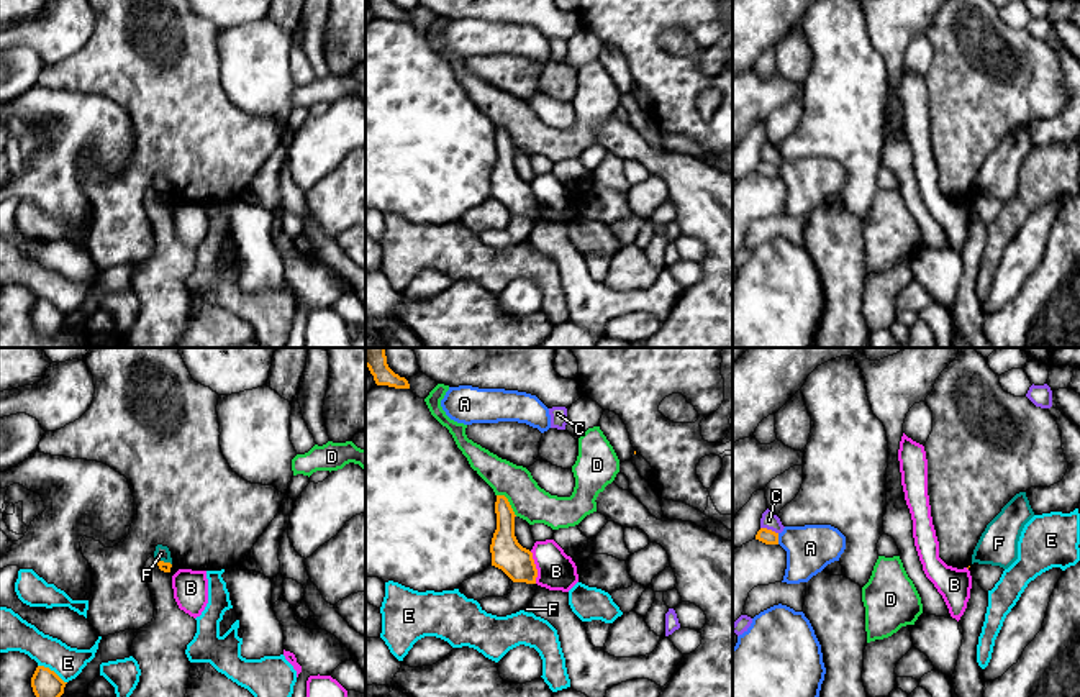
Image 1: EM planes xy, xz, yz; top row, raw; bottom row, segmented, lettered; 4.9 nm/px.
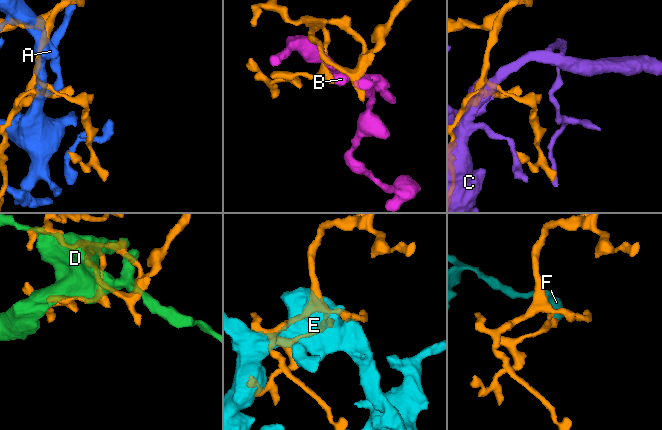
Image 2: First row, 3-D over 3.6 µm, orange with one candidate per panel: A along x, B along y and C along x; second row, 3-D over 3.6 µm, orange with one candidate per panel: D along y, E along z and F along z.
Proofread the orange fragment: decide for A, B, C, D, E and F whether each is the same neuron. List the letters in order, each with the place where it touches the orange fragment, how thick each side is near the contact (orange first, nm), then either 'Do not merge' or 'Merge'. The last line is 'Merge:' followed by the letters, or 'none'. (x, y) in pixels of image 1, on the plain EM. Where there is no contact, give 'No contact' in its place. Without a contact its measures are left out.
A: Touches orange at yz (777, 171). Thickness 70 nm (orange) against 240 nm. Do not merge
B: Touches orange at xz (535, 200). Thickness 160 nm (orange) against 190 nm. Do not merge
C: Touches orange at yz (769, 163). Thickness 70 nm (orange) against 80 nm. Do not merge
D: Touches orange at xz (508, 135). Thickness 160 nm (orange) against 180 nm. Do not merge
E: Touches orange at xy (53, 304). Thickness 150 nm (orange) against 160 nm. Do not merge
F: Touches orange at xy (163, 194). Thickness 50 nm (orange) against 70 nm. Do not merge
Merge: none

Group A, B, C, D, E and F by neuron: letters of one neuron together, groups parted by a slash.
A / B / C / D / E / F

